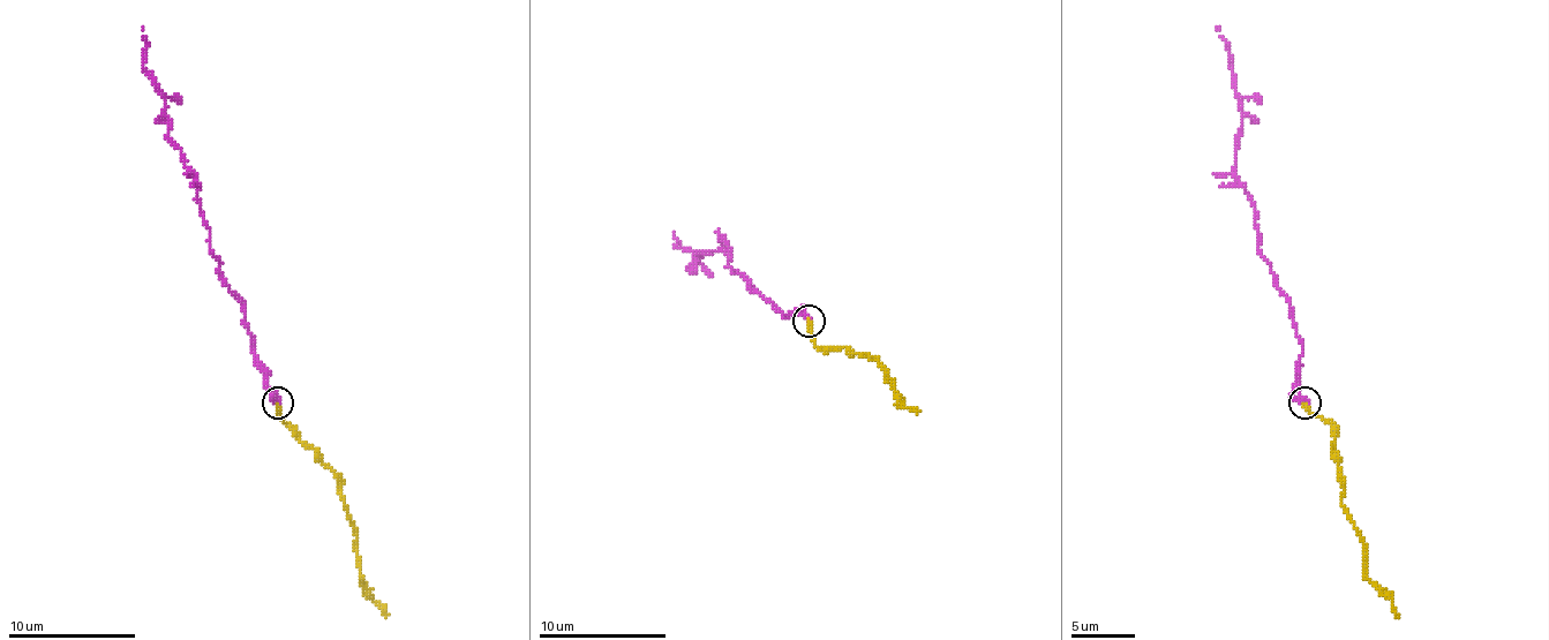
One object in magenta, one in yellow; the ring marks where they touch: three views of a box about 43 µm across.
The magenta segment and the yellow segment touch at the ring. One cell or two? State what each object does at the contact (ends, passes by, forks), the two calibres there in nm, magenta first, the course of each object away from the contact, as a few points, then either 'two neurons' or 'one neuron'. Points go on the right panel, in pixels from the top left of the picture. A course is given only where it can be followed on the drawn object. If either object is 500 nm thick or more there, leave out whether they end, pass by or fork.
magenta ends there; yellow ends there; 320 nm thick on the magenta side, 200 nm on the other; magenta runs (1306, 404), (1296, 384), (1302, 352), (1293, 308), (1257, 247), (1255, 202), (1235, 174), (1242, 97), (1217, 27); yellow runs (1306, 404), (1313, 413), (1331, 422), (1338, 474), (1344, 487), (1340, 505), (1356, 531), (1367, 576), (1398, 617); one neuron

